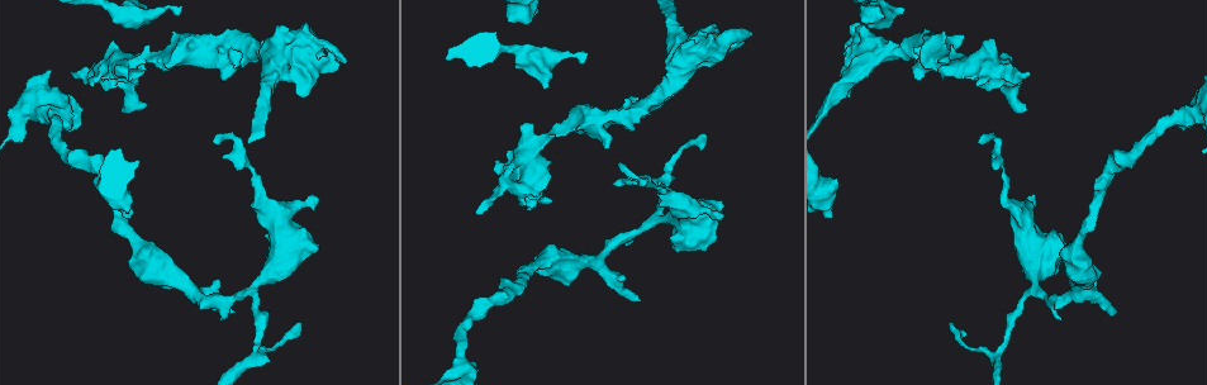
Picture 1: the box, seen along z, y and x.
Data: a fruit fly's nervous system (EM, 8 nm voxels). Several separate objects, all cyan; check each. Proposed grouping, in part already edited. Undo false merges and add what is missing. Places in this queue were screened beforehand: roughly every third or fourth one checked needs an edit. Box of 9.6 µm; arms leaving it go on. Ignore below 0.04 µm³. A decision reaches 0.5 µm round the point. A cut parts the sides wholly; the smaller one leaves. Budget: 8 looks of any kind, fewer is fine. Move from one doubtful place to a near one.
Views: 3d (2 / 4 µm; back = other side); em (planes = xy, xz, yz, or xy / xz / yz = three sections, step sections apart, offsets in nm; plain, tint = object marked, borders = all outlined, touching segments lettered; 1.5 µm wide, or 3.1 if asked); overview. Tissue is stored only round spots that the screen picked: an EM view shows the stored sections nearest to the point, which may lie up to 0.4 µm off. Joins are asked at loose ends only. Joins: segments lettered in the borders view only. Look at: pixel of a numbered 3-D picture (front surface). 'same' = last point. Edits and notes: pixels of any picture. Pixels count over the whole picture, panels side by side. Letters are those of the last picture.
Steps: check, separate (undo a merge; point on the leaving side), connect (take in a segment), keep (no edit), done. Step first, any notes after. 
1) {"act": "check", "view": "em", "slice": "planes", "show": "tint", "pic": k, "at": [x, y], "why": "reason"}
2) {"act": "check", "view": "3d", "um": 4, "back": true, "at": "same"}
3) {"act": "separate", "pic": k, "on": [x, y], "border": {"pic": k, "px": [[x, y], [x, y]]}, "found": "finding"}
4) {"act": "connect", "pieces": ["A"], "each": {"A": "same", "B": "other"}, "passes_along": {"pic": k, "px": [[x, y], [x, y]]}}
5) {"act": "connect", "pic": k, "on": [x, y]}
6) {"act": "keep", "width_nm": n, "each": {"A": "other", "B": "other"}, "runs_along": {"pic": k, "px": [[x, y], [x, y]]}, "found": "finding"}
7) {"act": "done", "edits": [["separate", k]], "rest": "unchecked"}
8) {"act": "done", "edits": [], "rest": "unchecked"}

{"act": "check", "view": "em", "slice": "yz", "step": 4, "show": "tint", "pic": 1, "at": [298, 325], "why": "an open end"}

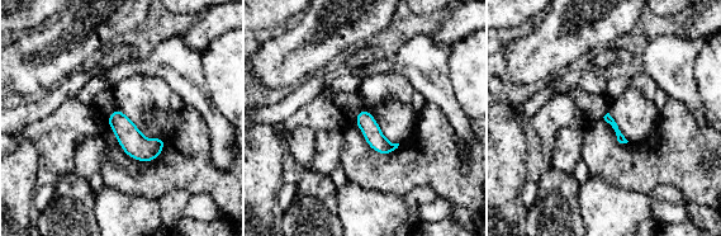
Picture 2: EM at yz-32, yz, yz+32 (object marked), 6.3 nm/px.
{"act": "check", "view": "em", "slice": "yz", "step": 4, "show": "borders", "at": "same", "why": "what lies round it"}

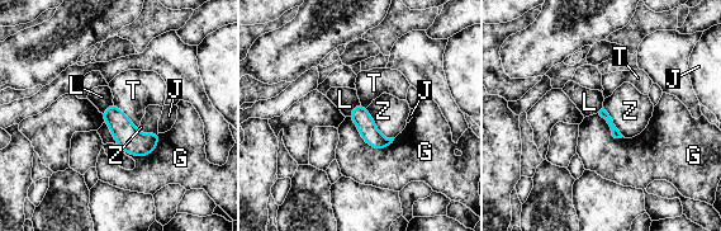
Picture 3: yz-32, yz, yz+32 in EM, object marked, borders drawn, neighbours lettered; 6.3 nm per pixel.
{"act": "keep", "each": {"G": "other", "J": "other", "L": "other", "T": "other", "Z": "other"}, "border": {"pic": 3, "px": [[113, 102], [137, 127]]}, "found": "no lettered segment goes on from it"}

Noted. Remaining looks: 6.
{"act": "check", "view": "3d", "um": 2, "pic": 1, "at": [638, 298], "why": "free end"}

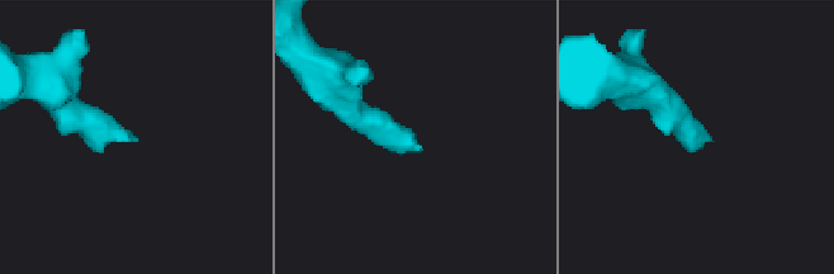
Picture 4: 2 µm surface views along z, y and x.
{"act": "check", "view": "em", "slice": "planes", "show": "borders", "pic": 4, "at": [420, 149], "why": "shape alone is not enough"}

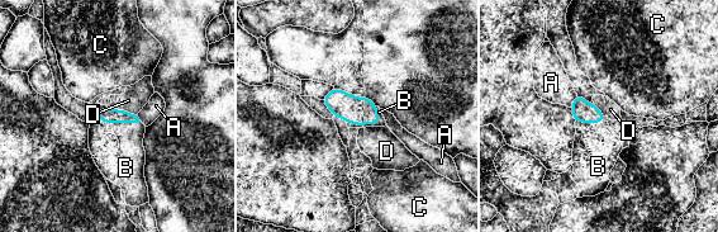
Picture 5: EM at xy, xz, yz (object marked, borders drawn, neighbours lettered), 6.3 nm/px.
{"act": "connect", "pieces": ["B"], "each": {"A": "other", "B": "same", "C": "other", "D": "other"}, "found": "it goes on there"}

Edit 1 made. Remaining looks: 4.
{"act": "check", "view": "3d", "um": 2, "pic": 1, "at": [963, 36], "why": "stops while still wide"}

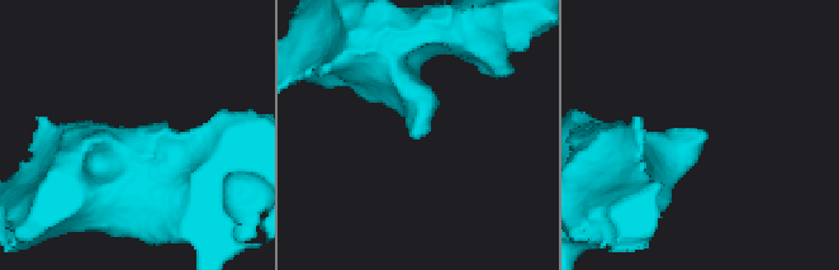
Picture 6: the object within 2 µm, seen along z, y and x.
{"act": "check", "view": "em", "um": 3.1, "slice": "planes", "show": "borders", "pic": 6, "at": [429, 130]}

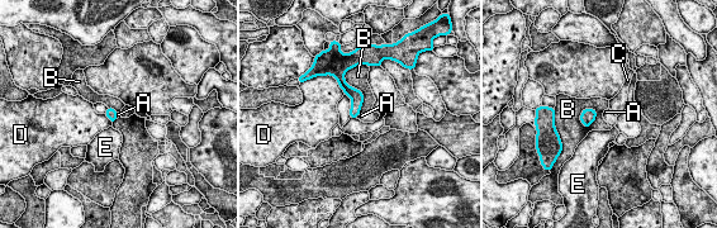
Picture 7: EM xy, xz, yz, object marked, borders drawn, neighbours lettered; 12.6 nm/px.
{"act": "keep", "each": {"A": "other", "B": "other", "C": "other", "D": "other", "E": "other"}, "runs_along": {"pic": 7, "px": [[342, 82], [355, 96], [354, 114]]}, "found": "no lettered segment goes on from it"}

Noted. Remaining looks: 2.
{"act": "done", "edits": [["connect", 5]], "rest": "unchecked"}

